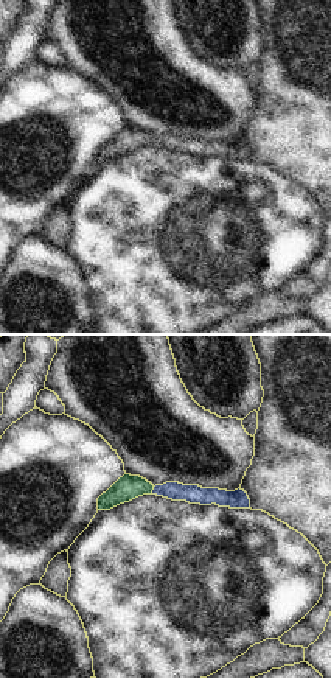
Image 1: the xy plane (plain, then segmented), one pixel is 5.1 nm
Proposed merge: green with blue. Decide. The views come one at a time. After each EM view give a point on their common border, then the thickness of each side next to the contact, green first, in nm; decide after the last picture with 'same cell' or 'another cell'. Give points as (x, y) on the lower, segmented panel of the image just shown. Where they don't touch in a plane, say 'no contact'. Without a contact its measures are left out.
(153, 489) | 130/100 nm

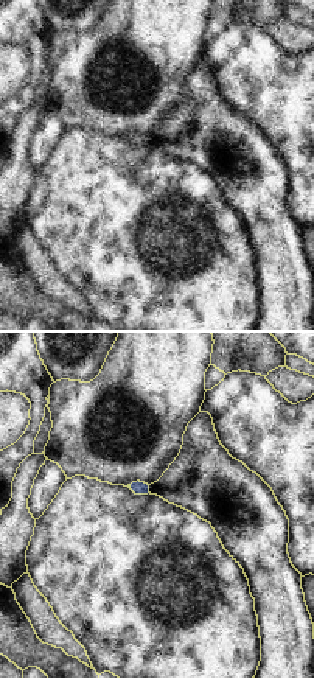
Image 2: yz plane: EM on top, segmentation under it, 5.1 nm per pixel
no contact

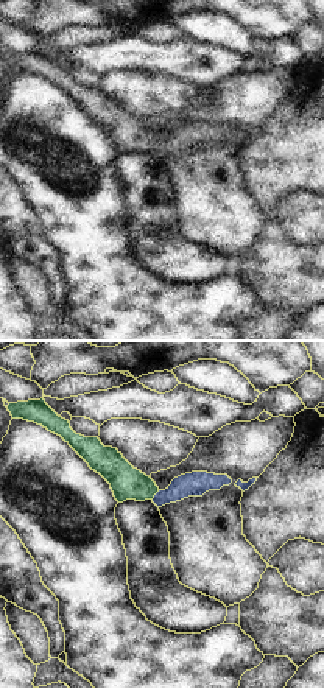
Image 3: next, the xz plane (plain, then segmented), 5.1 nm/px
(154, 494) | 170/130 nm

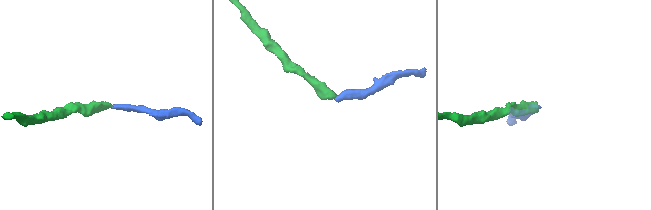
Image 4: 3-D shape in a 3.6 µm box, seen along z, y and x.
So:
same cell

